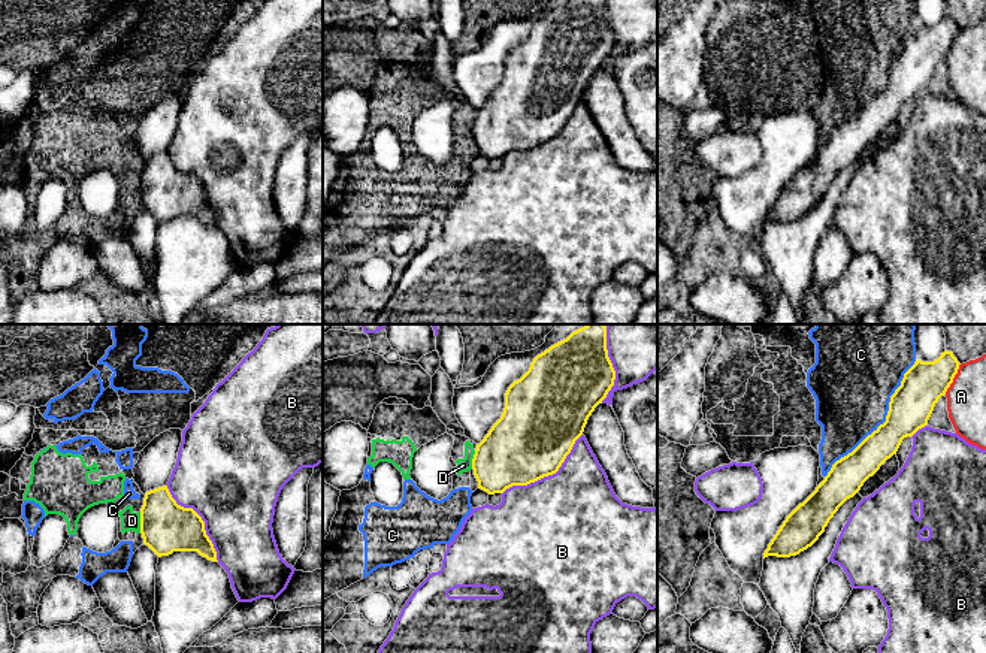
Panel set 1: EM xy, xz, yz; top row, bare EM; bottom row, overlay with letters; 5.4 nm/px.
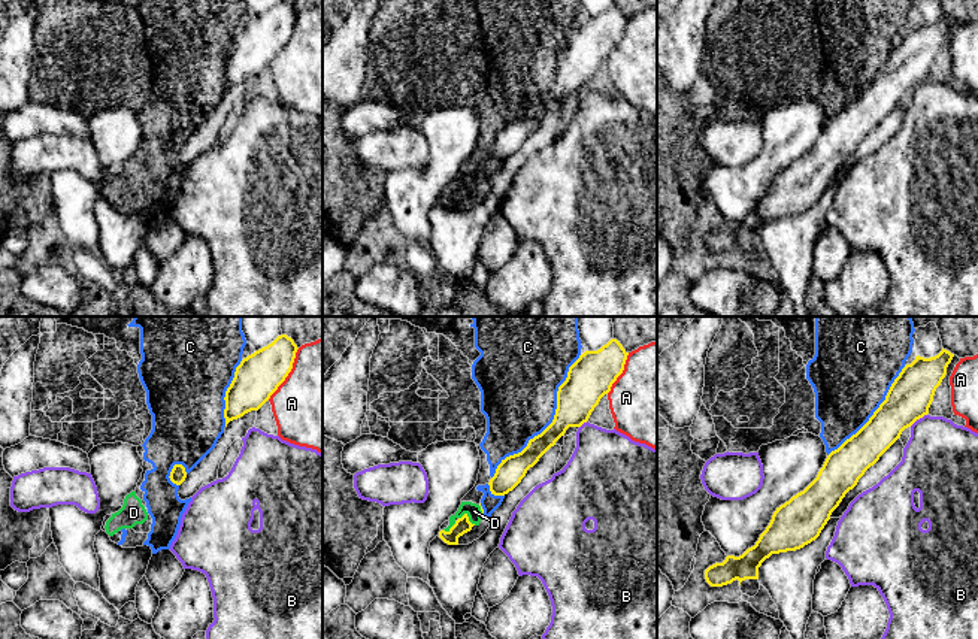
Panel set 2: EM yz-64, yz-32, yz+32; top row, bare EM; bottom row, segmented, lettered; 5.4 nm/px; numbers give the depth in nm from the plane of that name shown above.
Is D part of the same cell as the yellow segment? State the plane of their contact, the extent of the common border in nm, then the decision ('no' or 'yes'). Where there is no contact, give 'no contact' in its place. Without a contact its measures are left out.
meets yellow in xy; contact 110 nm long; no

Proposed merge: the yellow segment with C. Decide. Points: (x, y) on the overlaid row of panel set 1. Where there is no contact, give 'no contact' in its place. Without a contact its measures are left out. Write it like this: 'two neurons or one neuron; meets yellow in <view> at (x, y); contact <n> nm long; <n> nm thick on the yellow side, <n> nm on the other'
two neurons; meets yellow in yz at (880, 425); contact 800 nm long; 240 nm thick on the yellow side, 420 nm on the other

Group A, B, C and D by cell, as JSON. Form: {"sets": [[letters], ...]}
{"sets": [["A"], ["B"], ["C", "D"]]}

